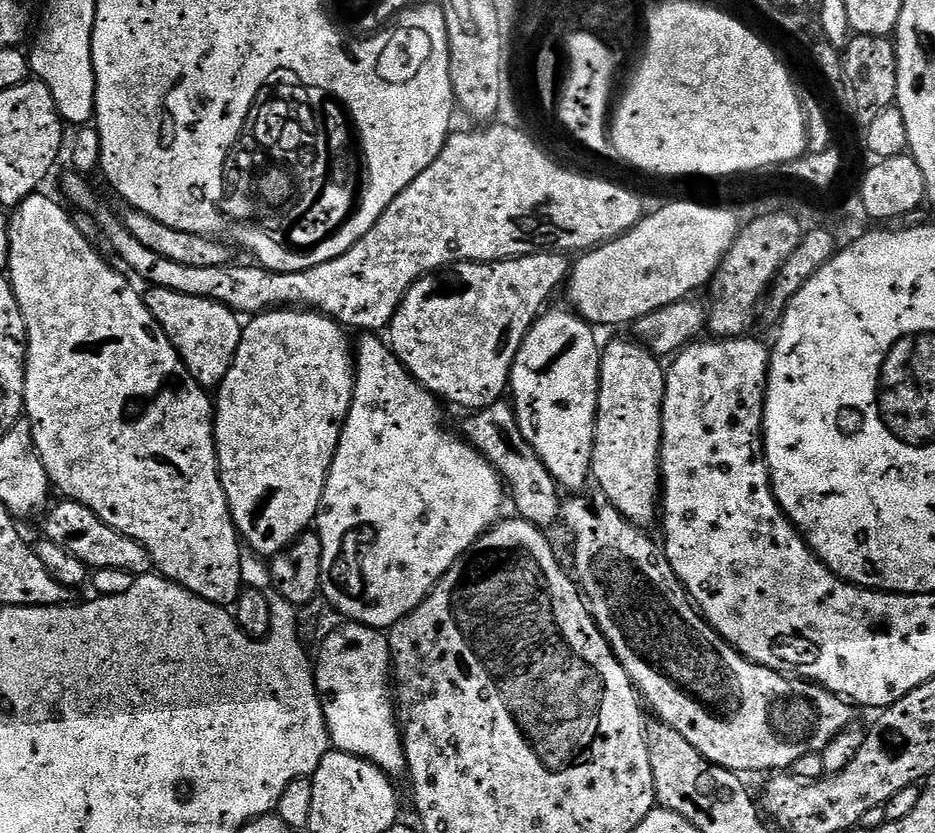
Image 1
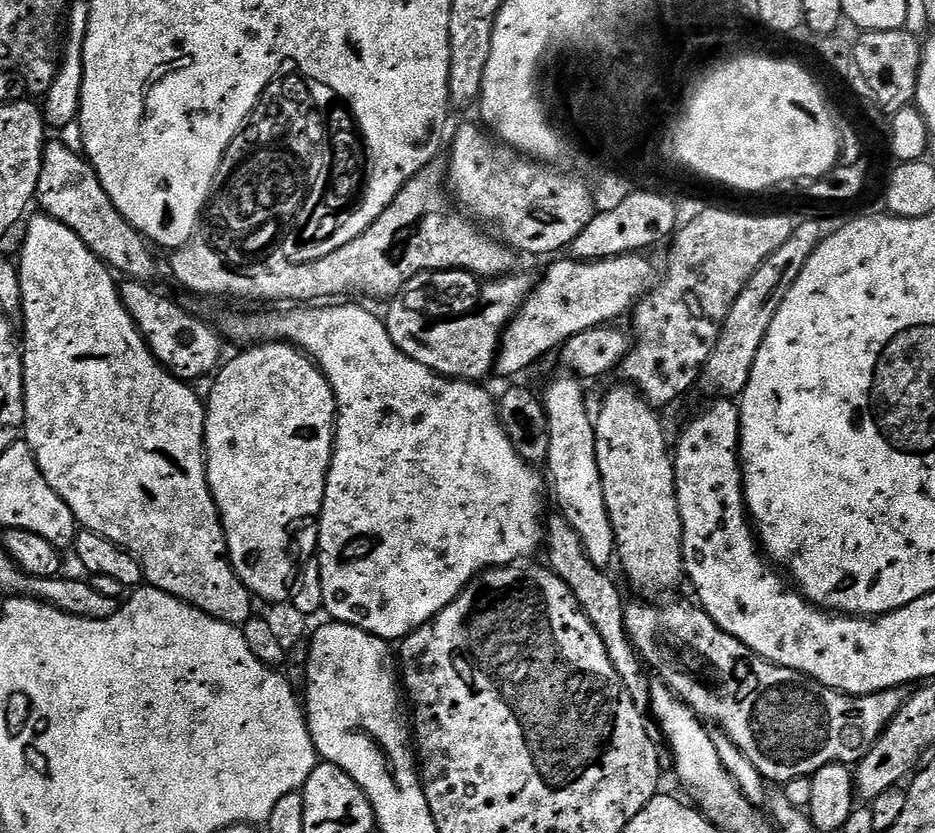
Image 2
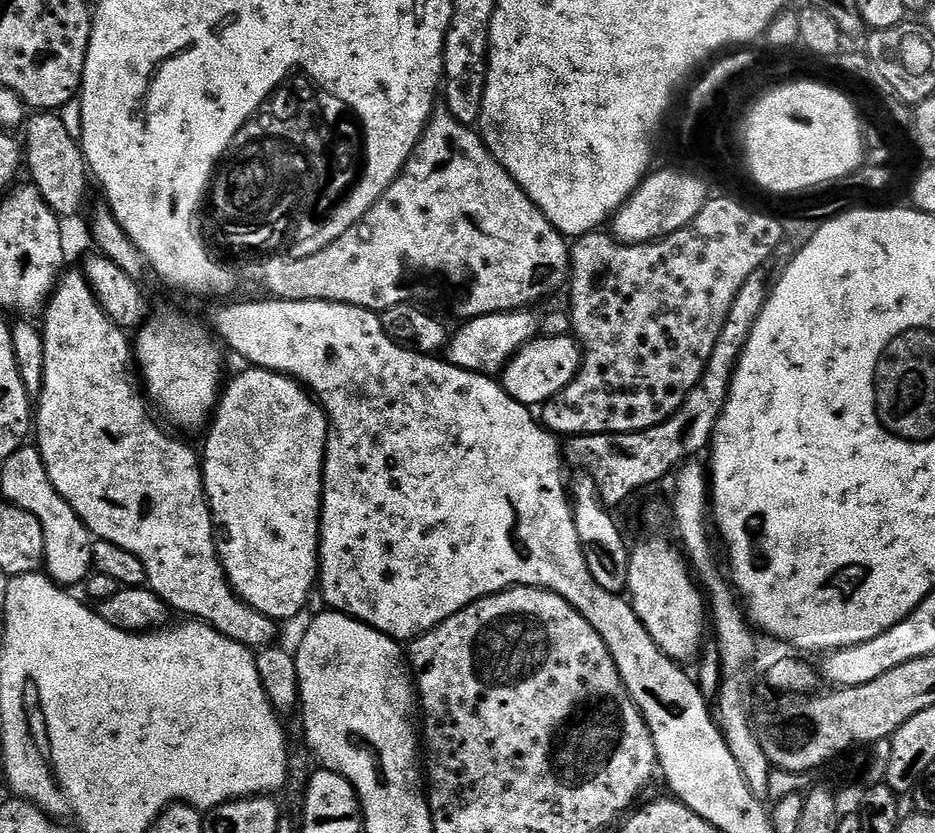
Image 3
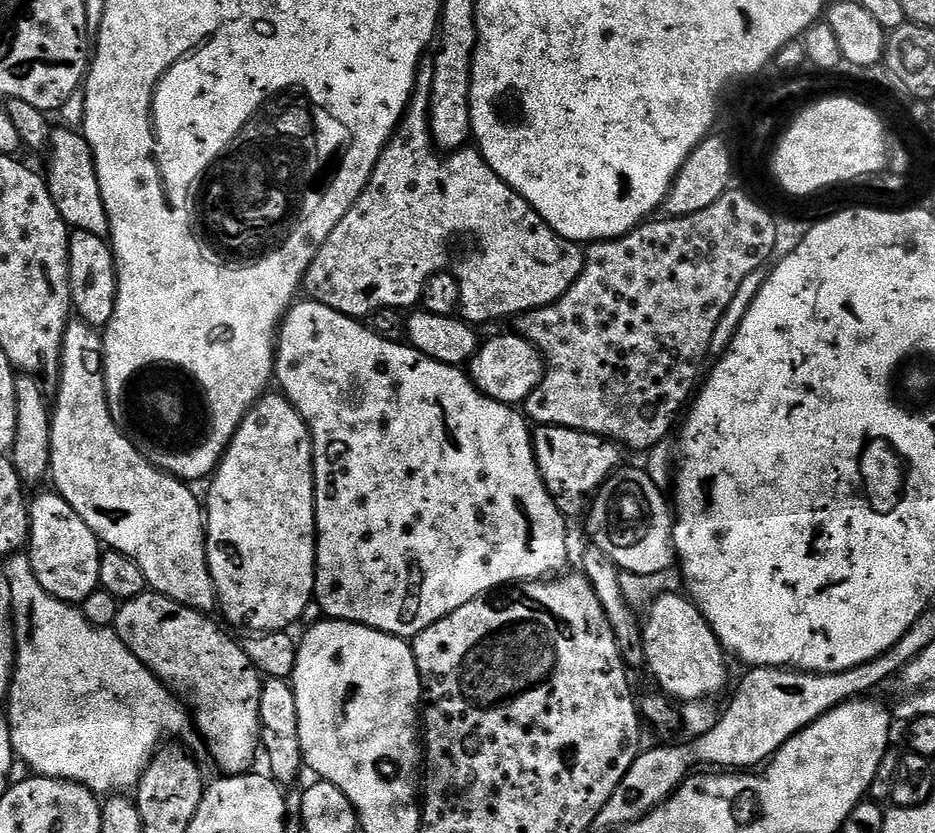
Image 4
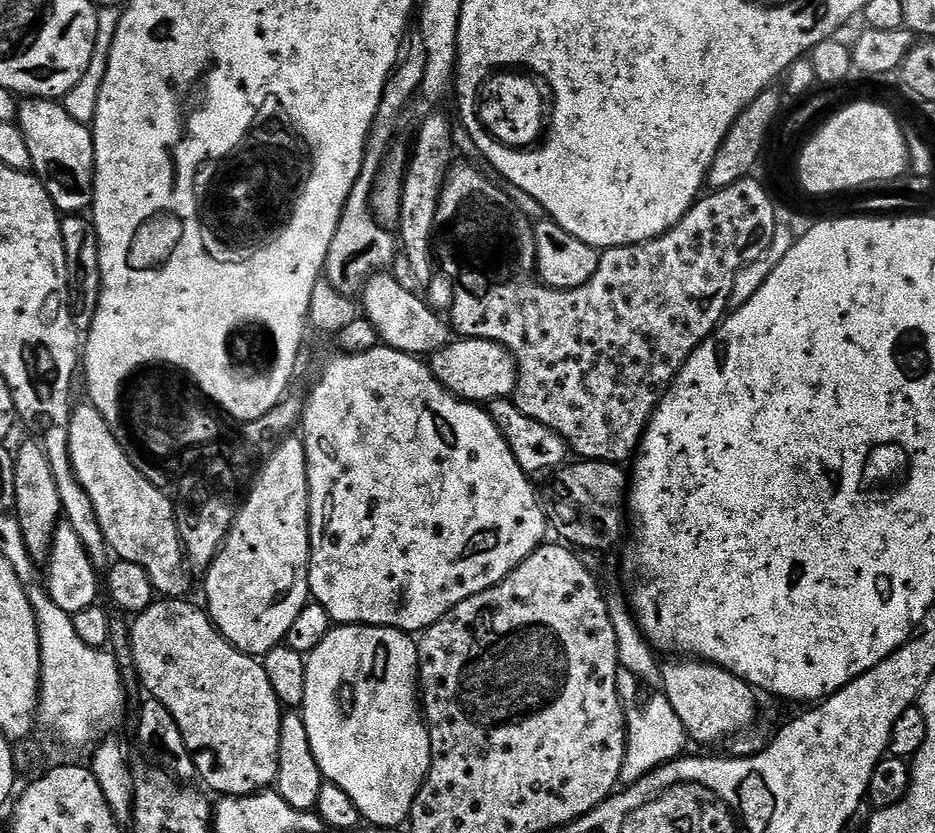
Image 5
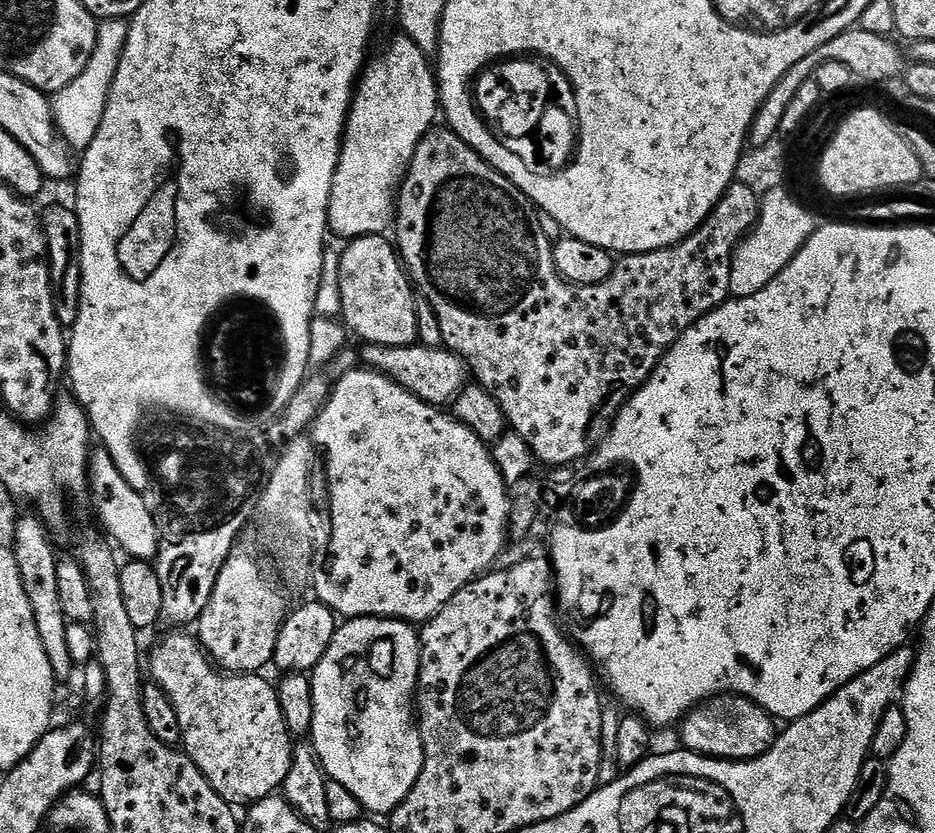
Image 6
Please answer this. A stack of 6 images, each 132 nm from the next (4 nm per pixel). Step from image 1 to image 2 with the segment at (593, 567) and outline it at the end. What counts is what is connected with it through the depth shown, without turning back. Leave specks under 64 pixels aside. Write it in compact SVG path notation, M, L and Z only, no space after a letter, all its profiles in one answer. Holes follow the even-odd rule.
M629 603L624 609L624 629L640 659L660 675L659 683L683 700L701 721L713 720L712 724L729 736L768 782L783 786L794 778L811 778L827 764L855 765L909 698L907 687L887 688L865 696L836 692L801 672L764 660L738 638L721 630L703 608L692 604Z

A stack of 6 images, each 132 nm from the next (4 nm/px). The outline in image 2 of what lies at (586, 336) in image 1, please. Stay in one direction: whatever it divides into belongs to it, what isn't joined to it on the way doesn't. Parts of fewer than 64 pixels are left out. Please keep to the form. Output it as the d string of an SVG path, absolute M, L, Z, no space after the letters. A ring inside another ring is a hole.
M571 375L556 380L545 392L542 392L544 413L548 415L548 433L550 450L546 461L547 475L550 477L550 492L556 495L559 515L574 526L582 546L594 562L594 566L607 569L616 556L616 535L606 510L606 498L602 490L602 474L598 470L596 453L596 430L593 417L588 416L584 405L585 385ZM569 376L569 377L568 377ZM572 379L572 380L571 380ZM580 384L581 385L580 385ZM552 475L552 480L551 476Z

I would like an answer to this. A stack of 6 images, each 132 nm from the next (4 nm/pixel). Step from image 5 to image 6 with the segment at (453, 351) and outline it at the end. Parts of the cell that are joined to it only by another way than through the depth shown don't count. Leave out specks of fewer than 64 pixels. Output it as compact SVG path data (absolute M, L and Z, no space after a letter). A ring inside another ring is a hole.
M419 342L406 346L382 346L381 344L363 345L358 352L359 359L374 372L380 372L389 376L394 382L398 382L410 394L422 398L422 402L437 406L451 405L458 393L464 389L470 373L464 366L463 360L447 348L427 348Z

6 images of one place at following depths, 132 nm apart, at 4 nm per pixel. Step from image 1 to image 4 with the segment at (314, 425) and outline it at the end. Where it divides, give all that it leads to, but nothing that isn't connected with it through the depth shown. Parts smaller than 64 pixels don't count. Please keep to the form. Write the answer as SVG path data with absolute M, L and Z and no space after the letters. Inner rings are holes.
M283 394L275 395L261 396L244 415L244 420L238 426L231 444L224 449L224 457L221 458L220 465L212 473L210 483L207 485L209 488L208 504L206 500L206 547L208 569L216 587L218 612L219 615L224 615L223 623L229 629L245 628L245 633L248 634L283 632L291 629L291 624L303 617L306 606L313 603L316 590L316 483L312 477L312 435L308 433L306 422L298 415L296 407Z

